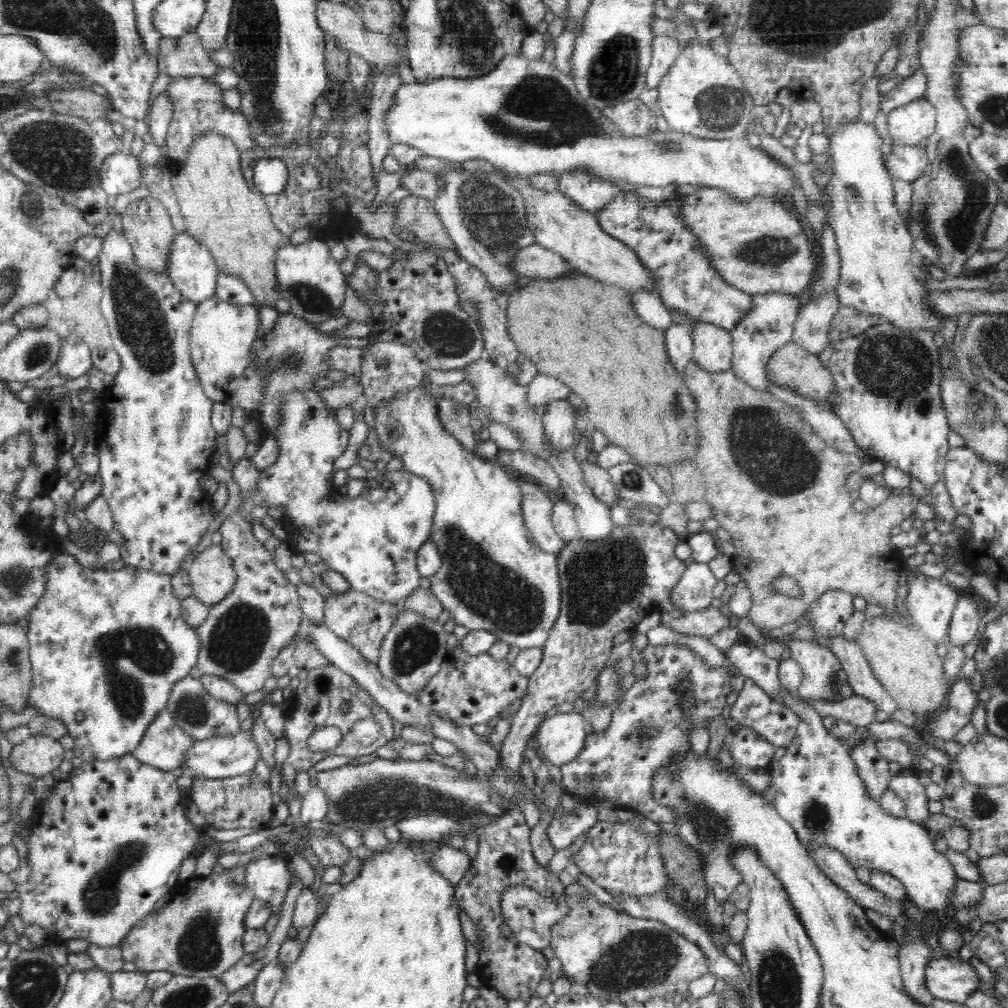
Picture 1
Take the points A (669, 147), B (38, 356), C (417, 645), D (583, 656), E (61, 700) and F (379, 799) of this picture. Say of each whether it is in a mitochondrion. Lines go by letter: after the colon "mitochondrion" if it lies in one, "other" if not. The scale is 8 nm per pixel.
A: mitochondrion
B: mitochondrion
C: mitochondrion
D: other
E: other
F: mitochondrion

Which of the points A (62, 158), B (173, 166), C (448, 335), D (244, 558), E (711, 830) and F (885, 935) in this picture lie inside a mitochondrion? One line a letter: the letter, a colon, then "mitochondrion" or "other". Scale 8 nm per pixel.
A: mitochondrion
B: other
C: mitochondrion
D: other
E: mitochondrion
F: other

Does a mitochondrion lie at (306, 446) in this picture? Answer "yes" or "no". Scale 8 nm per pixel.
no

